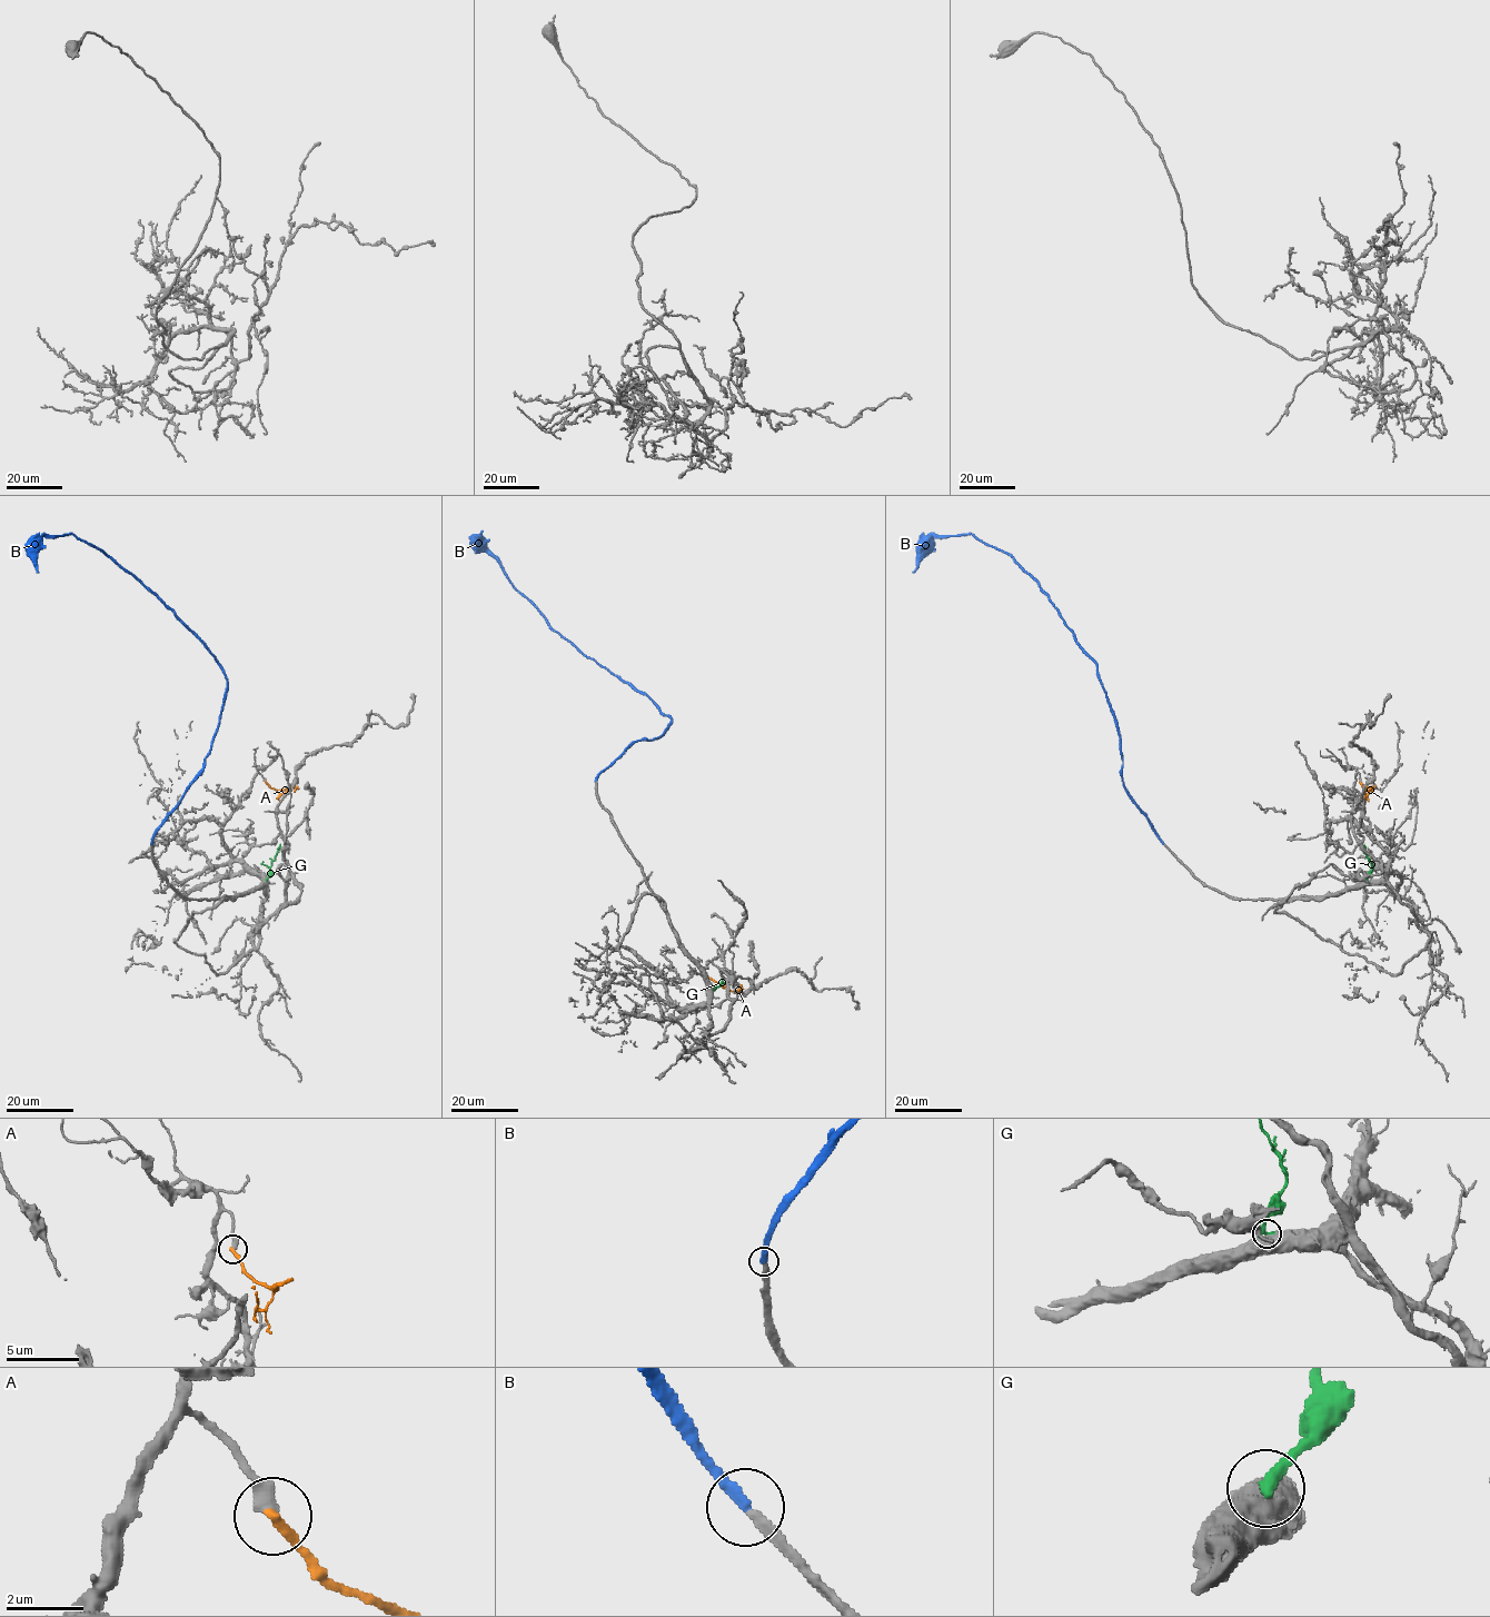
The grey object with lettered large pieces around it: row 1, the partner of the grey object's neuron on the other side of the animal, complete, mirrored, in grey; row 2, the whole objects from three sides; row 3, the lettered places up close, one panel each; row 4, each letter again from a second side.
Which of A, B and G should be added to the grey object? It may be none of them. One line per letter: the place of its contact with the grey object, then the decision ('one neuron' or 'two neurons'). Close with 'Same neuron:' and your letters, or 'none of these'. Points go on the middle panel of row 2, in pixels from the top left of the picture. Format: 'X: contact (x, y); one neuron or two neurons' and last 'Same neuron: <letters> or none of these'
A: contact (709, 978); two neurons
B: contact (596, 782); one neuron
G: contact (709, 985); two neurons
Same neuron: B

